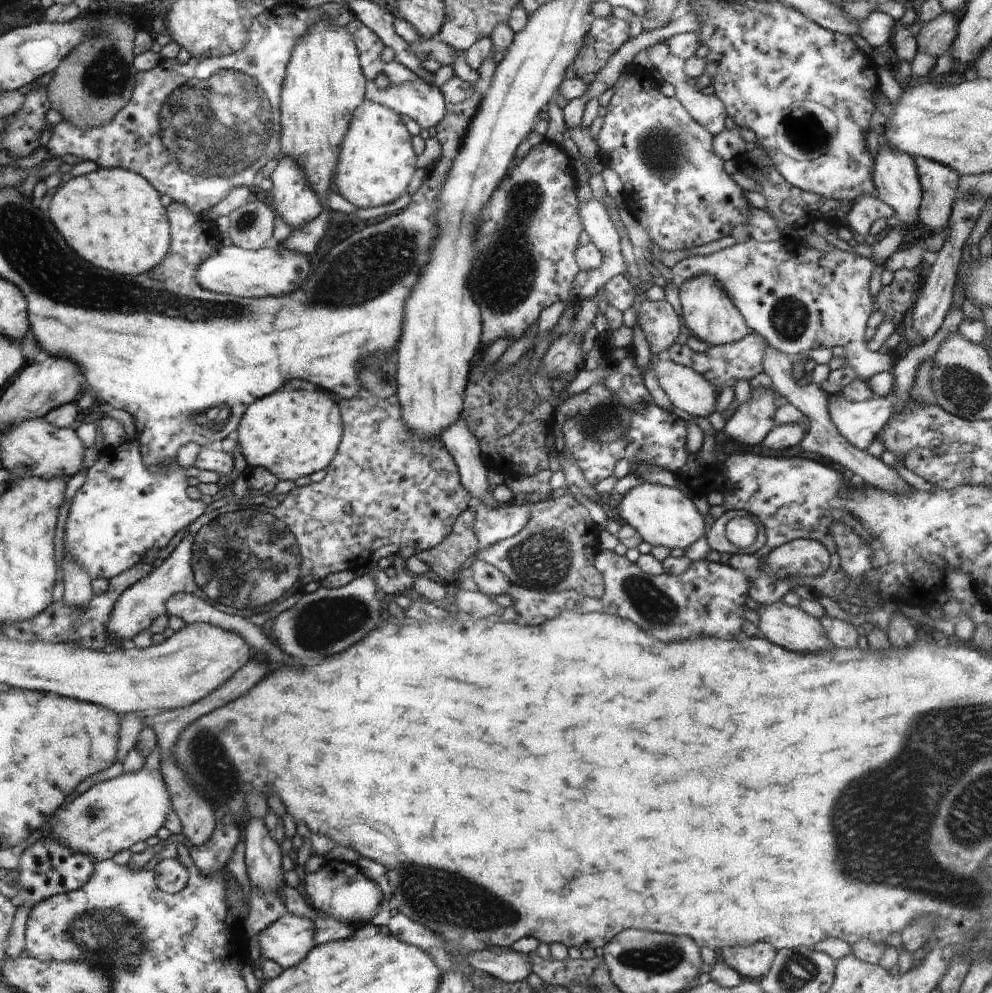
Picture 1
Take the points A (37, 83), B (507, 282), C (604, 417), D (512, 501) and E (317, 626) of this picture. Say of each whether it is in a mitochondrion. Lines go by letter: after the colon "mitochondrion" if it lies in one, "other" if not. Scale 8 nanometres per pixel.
A: other
B: mitochondrion
C: mitochondrion
D: other
E: mitochondrion

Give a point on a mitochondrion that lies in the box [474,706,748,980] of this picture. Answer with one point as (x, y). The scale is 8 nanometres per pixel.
(665, 958)

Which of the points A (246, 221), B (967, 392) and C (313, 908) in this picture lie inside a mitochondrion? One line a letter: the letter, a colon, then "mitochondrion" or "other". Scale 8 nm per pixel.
A: mitochondrion
B: mitochondrion
C: other

